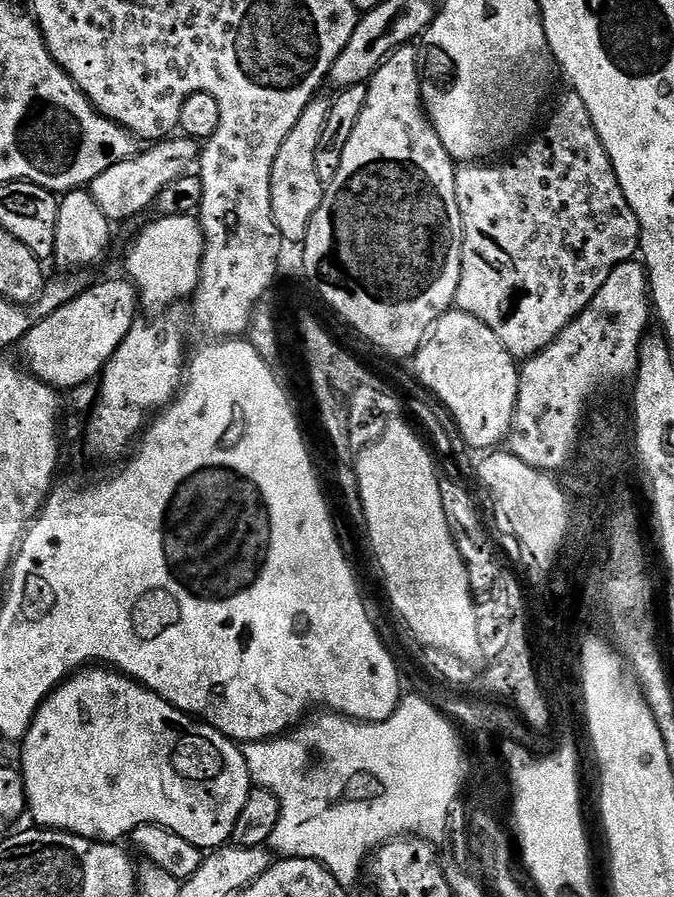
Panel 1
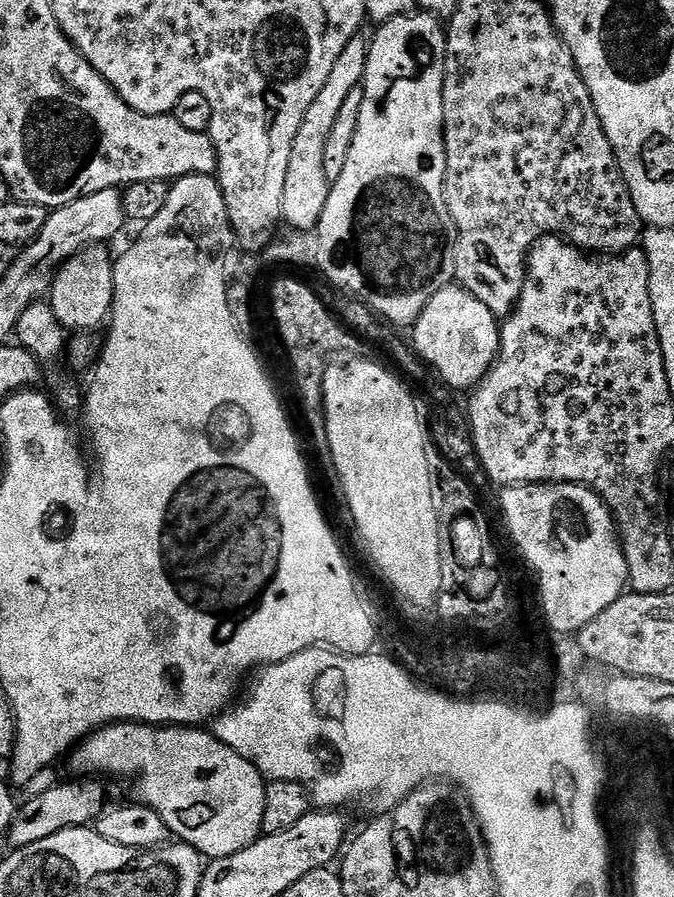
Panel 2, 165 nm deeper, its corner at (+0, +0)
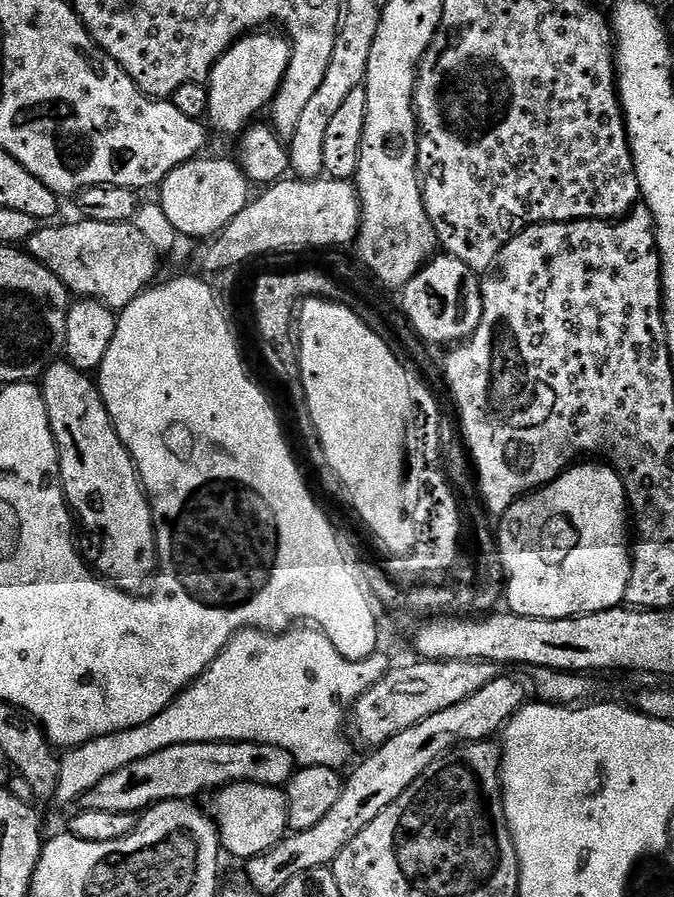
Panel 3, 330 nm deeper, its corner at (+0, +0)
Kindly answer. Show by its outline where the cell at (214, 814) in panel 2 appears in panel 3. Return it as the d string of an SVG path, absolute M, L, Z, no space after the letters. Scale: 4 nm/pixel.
M227 784L215 793L211 815L220 832L220 846L225 853L247 862L253 856L261 856L289 835L288 798L281 789L265 784Z

